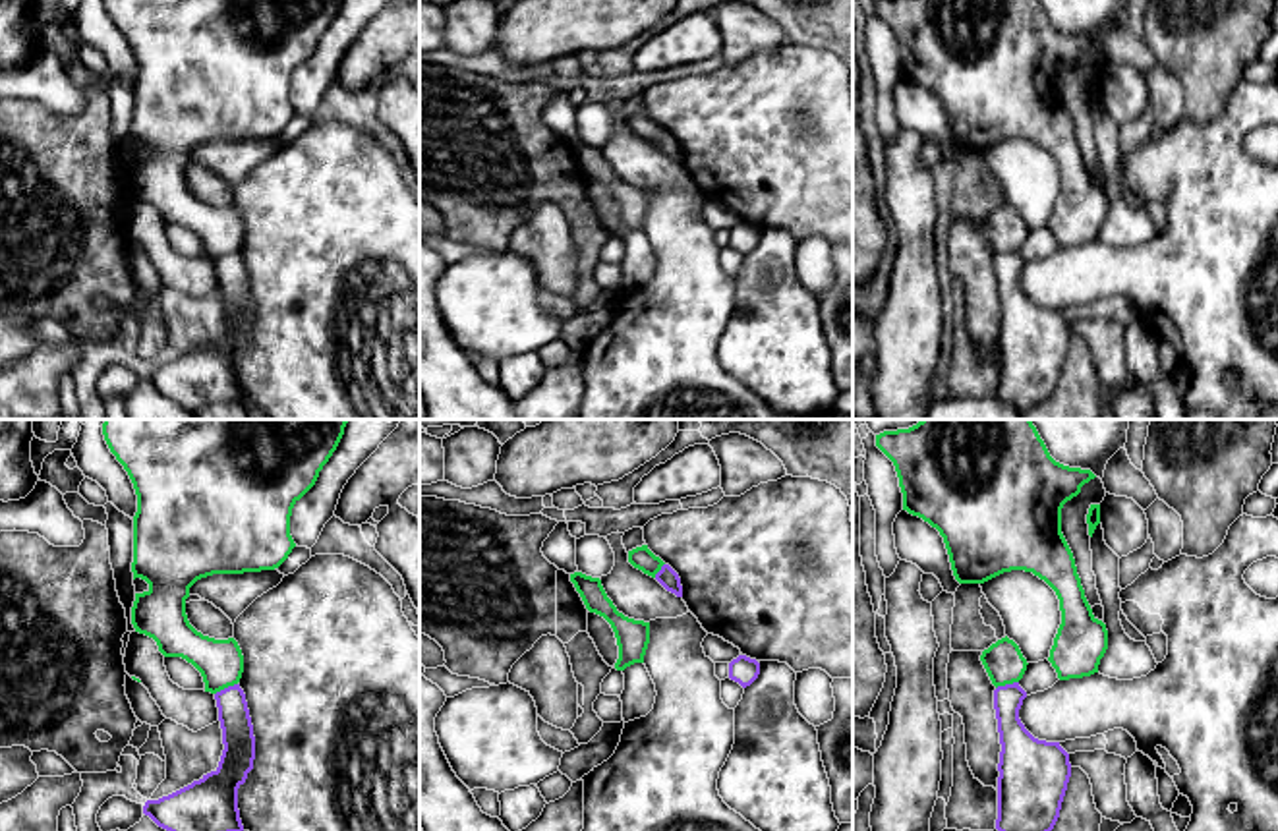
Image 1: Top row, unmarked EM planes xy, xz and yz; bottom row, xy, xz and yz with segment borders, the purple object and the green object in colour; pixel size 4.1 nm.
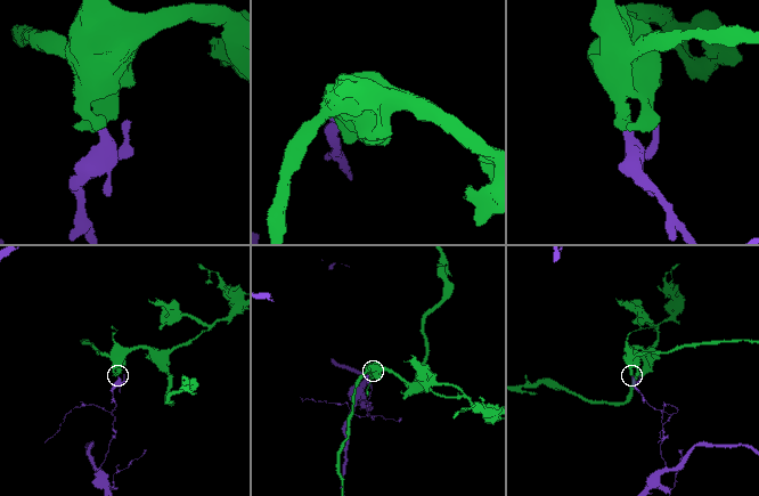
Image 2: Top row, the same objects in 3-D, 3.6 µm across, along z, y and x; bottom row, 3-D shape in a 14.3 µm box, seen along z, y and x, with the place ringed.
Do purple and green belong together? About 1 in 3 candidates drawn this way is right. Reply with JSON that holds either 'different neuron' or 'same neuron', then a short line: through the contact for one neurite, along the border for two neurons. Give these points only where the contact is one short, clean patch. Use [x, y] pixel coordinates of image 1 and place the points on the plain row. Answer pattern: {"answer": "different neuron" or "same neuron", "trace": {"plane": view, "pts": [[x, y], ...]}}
{"answer": "different neuron", "trace": {"plane": "xy", "pts": [[236, 250], [215, 261]]}}

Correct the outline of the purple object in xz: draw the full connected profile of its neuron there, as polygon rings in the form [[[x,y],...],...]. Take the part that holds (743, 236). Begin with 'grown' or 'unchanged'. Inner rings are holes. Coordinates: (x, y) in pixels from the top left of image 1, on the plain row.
unchanged | [[[739,222],[729,230],[729,245],[739,249],[742,255],[750,253],[760,242],[760,230],[746,222]]]

